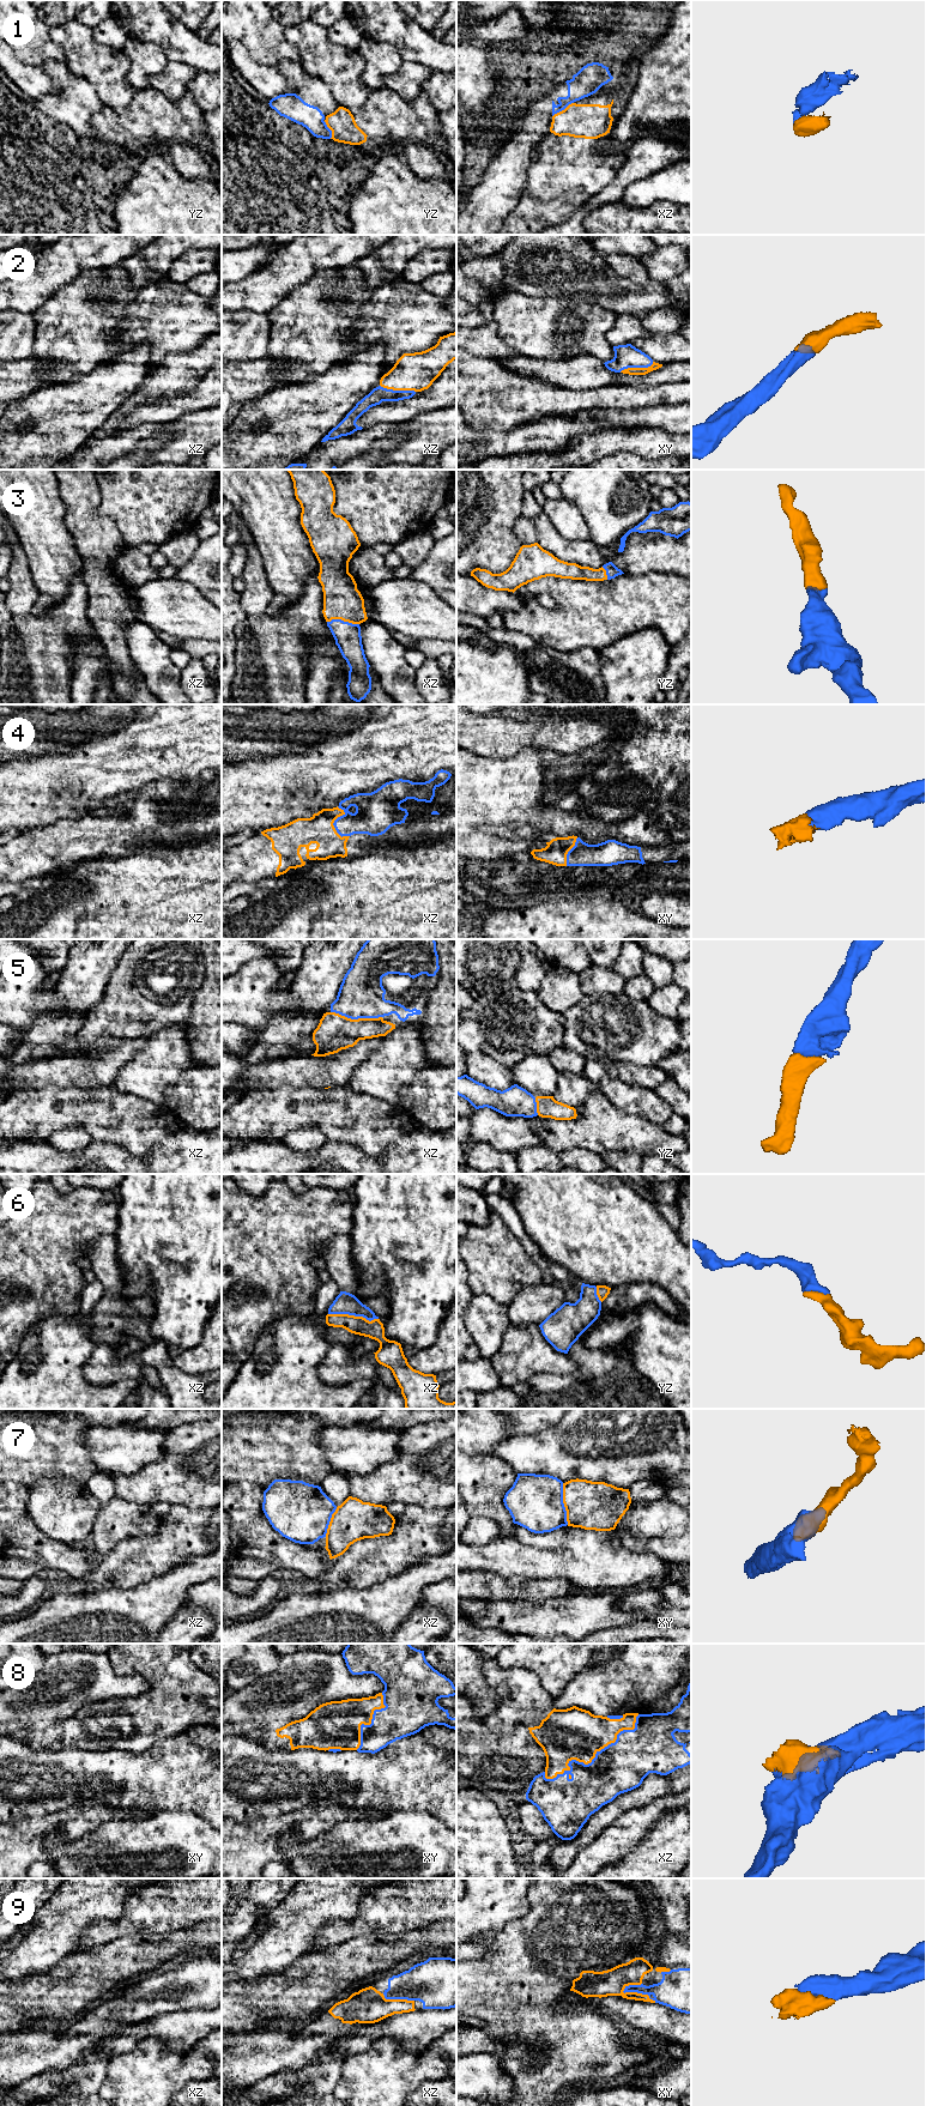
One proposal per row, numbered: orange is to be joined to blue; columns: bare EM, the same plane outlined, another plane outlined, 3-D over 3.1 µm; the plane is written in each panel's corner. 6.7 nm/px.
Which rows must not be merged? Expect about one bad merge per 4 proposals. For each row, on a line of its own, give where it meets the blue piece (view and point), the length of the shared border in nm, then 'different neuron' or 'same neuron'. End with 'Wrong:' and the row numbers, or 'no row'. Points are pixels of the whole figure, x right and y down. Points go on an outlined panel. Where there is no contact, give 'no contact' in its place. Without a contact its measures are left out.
1: xz (562, 109) | 170 nm | different neuron
2: xz (398, 391) | 240 nm | same neuron
3: xz (343, 621) | 220 nm | same neuron
4: xz (333, 824) | 220 nm | same neuron
5: xz (356, 1018) | 340 nm | same neuron
6: xz (353, 1314) | 340 nm | same neuron
7: xy (563, 1504) | 280 nm | different neuron
8: xz (595, 1756) | 750 nm | same neuron
9: xy (639, 1992) | 240 nm | same neuron
Wrong: 1, 7

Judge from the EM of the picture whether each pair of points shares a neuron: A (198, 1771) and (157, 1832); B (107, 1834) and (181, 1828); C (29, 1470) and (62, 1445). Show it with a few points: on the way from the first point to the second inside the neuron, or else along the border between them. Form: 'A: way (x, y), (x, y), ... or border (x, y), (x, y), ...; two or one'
A: border (156, 1811), (188, 1809), (199, 1816); two
B: way (125, 1834), (163, 1834); one
C: way (37, 1462), (54, 1445); one

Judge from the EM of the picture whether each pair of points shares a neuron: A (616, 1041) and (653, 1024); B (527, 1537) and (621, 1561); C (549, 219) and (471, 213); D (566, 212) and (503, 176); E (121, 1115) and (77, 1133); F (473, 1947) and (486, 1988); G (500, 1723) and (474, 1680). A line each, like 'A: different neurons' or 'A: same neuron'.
A: same neuron
B: different neurons
C: different neurons
D: different neurons
E: different neurons
F: different neurons
G: different neurons

